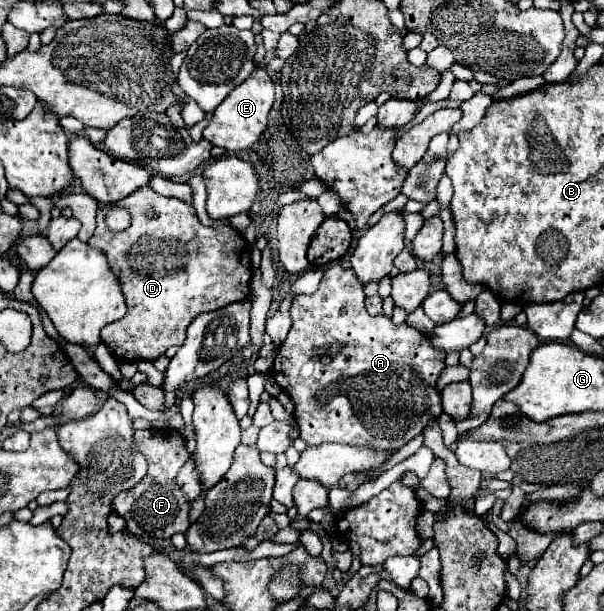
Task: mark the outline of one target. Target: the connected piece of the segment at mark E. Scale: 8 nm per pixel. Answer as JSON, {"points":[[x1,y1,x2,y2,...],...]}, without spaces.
{"points":[[256,67,250,75,250,79,246,79,246,83,240,83,214,111,212,121,208,123,208,127,204,129,204,137,216,145,216,147,224,147,226,151,240,151,240,149,248,149,252,147,260,135,266,129,268,123,268,111,272,109,274,103,274,83,270,81,270,77,266,75,264,69]]}

